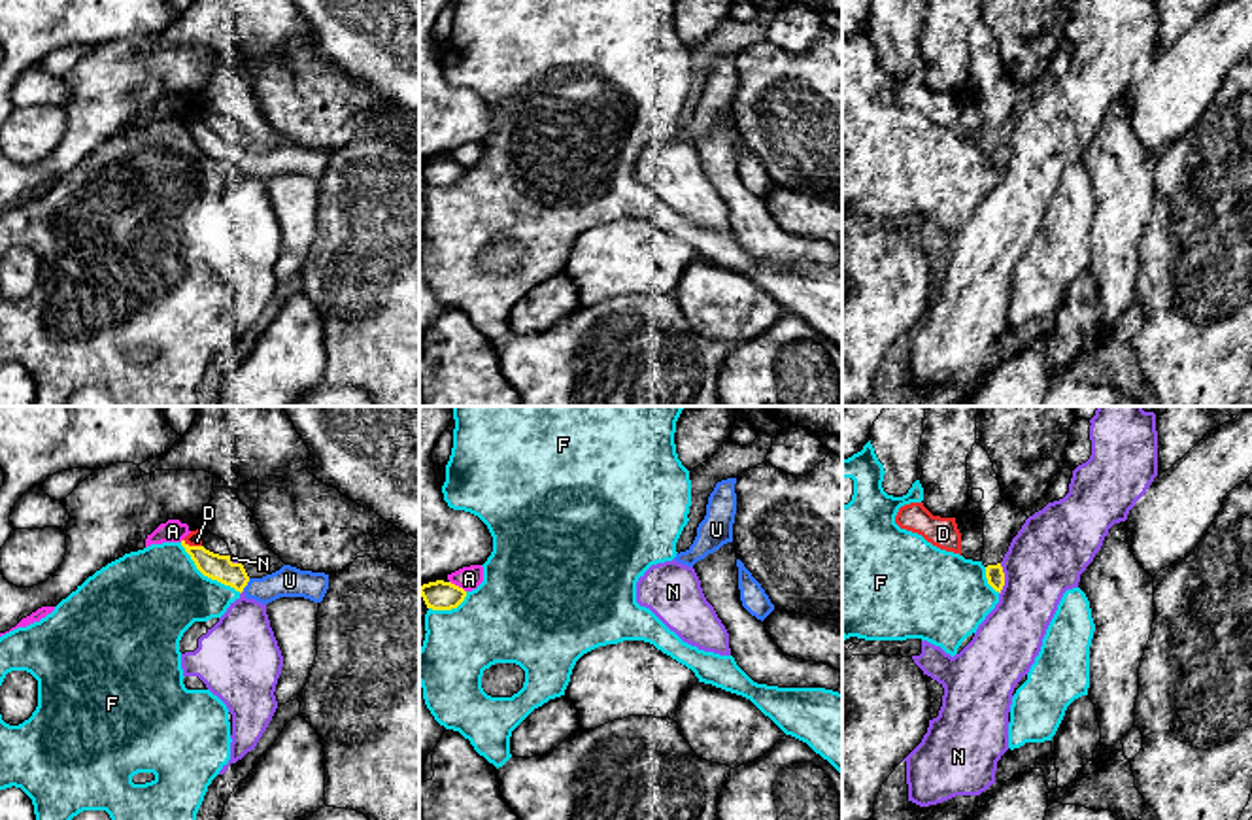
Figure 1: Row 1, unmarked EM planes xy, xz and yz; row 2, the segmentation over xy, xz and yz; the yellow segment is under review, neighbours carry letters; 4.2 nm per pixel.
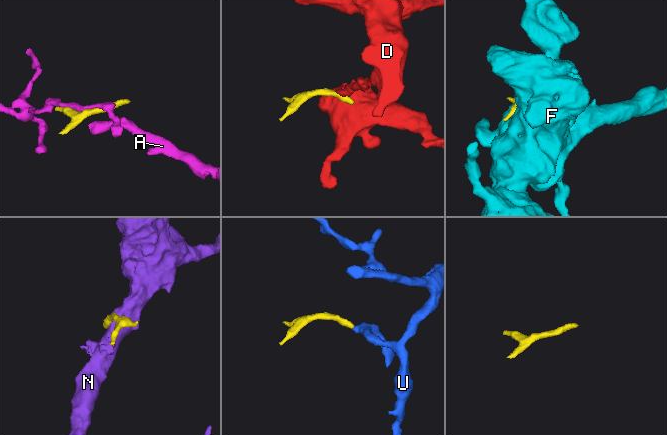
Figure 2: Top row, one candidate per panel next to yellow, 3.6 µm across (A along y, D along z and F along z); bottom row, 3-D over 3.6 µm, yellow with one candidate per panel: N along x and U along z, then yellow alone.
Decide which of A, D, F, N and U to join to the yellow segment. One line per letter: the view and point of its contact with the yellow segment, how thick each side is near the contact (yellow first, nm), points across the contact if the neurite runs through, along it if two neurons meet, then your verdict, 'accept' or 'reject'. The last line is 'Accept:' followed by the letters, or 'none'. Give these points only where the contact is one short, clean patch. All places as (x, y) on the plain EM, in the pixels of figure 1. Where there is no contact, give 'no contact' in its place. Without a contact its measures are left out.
A: xz (457, 163) | 130/100 nm | reject
D: xy (193, 123) | 110/60 nm | reject
F: xy (206, 152) | 110/400 nm | reject
N: yz (1003, 155) | 80/320 nm | reject
U: xy (246, 161) | 110/130 nm | accept
Accept: U

